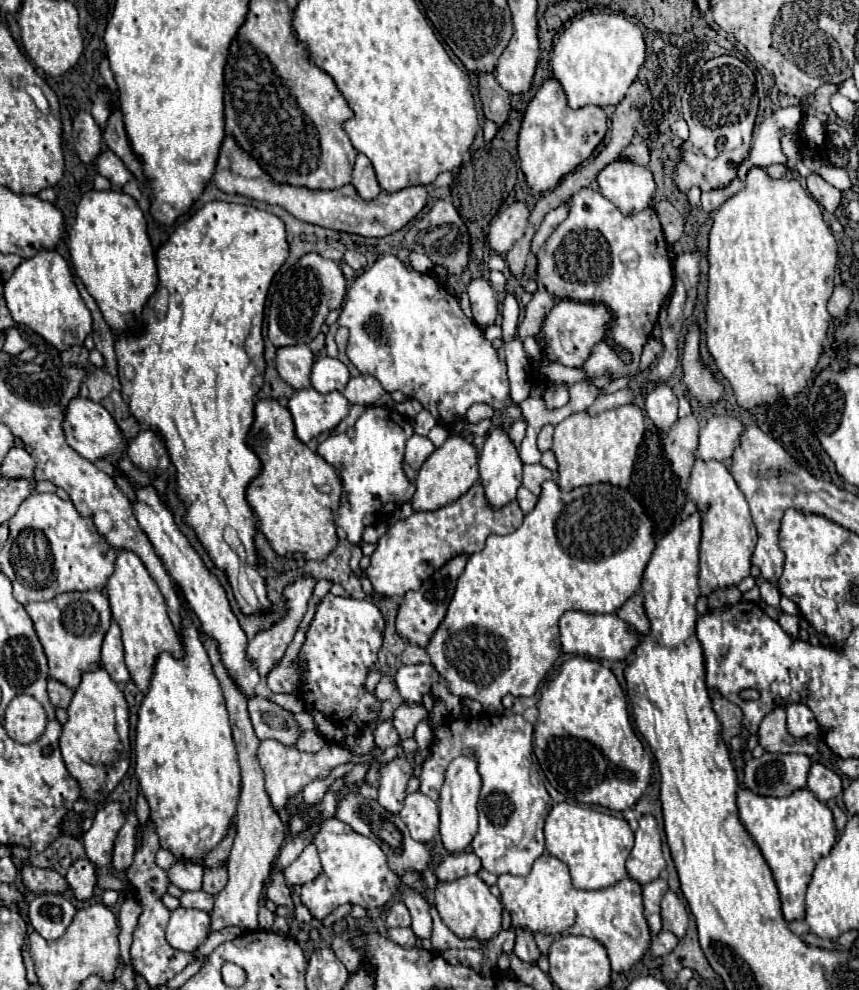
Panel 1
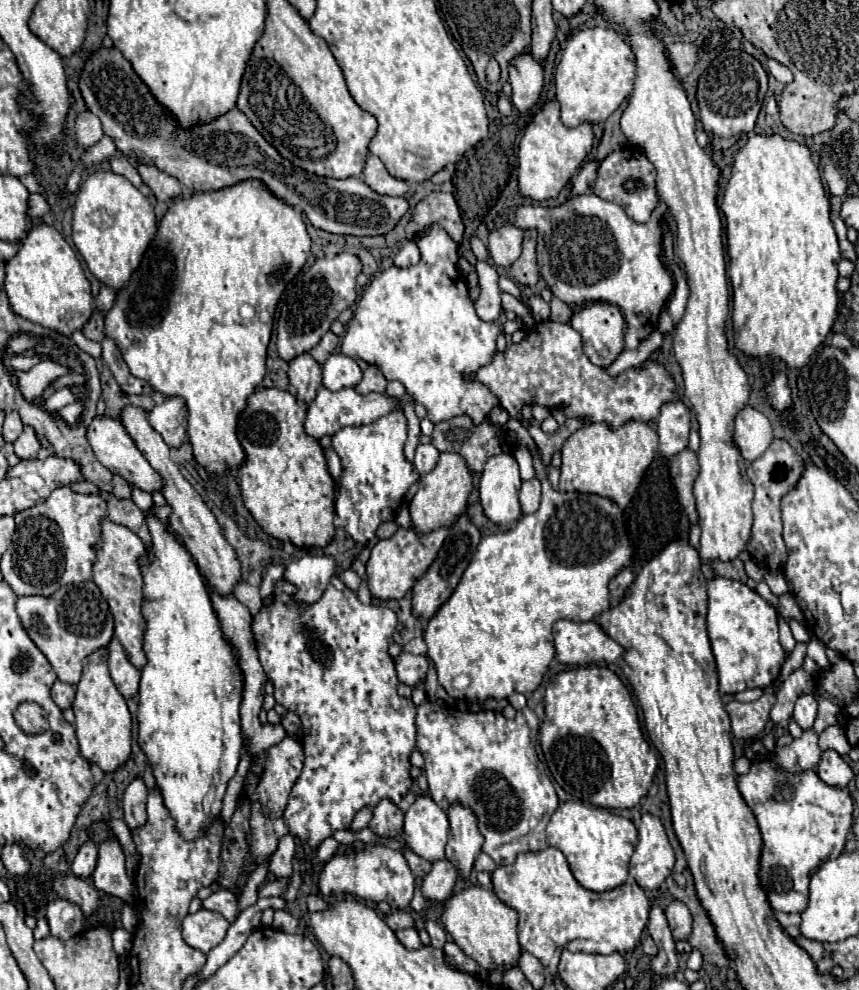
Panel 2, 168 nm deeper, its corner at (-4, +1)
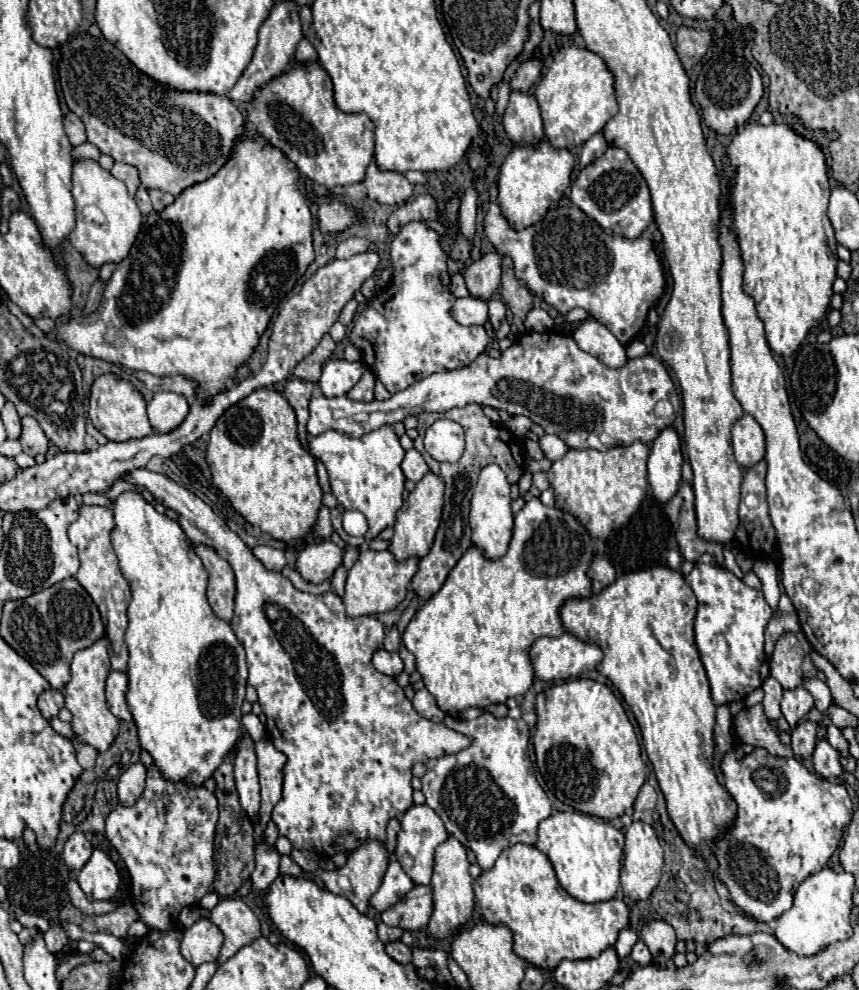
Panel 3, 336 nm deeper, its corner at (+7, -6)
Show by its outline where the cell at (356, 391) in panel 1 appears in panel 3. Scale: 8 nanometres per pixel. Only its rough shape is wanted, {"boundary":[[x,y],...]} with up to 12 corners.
{"boundary":[[365,369],[359,383],[347,393],[353,401],[373,401],[375,377]]}

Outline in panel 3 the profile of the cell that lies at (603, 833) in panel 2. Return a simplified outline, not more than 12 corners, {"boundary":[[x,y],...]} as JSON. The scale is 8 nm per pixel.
{"boundary":[[553,811],[535,847],[583,903],[619,889],[623,833]]}

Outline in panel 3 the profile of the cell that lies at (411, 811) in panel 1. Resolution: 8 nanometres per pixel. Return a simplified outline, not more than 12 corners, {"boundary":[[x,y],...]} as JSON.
{"boundary":[[411,805],[395,857],[415,885],[427,885],[433,853],[449,837],[439,815]]}

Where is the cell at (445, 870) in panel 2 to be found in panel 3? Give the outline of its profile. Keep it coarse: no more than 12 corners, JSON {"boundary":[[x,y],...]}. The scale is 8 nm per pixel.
{"boundary":[[415,885],[403,901],[383,911],[385,925],[427,927],[433,913],[431,885]]}

